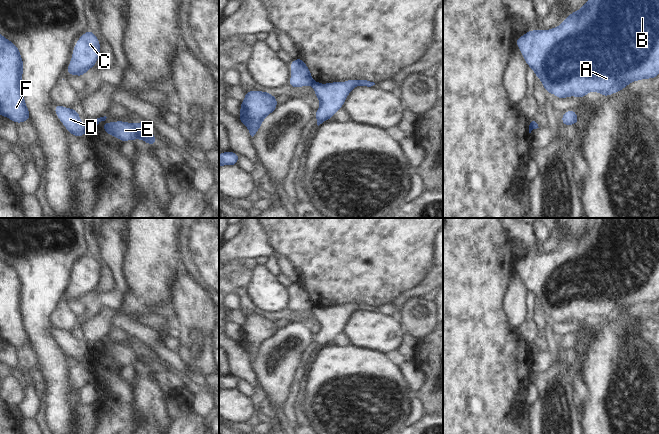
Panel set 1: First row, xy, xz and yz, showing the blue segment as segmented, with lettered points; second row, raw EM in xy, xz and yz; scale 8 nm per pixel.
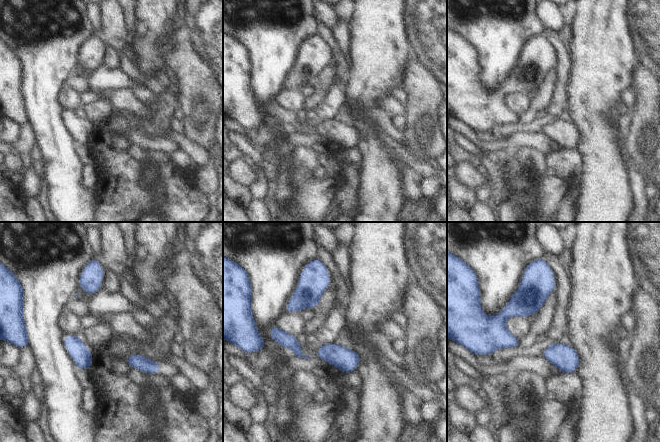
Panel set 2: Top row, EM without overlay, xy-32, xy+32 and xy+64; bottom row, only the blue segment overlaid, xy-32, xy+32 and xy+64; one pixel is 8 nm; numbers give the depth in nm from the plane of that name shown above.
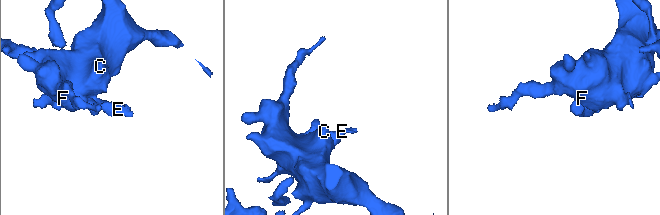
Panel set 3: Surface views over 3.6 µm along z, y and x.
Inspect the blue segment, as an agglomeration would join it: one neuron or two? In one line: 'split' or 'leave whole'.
split

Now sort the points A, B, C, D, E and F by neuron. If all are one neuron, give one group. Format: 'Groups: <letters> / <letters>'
Groups: A B C D F / E

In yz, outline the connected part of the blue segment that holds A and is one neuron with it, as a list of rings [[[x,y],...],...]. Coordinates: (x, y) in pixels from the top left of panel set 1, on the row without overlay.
[[[591,218],[589,224],[578,234],[566,241],[561,249],[550,254],[529,254],[515,264],[528,291],[539,302],[546,316],[554,318],[559,324],[575,320],[585,322],[588,316],[598,316],[607,322],[610,318],[621,316],[631,306],[655,303],[659,298],[659,218]]]

